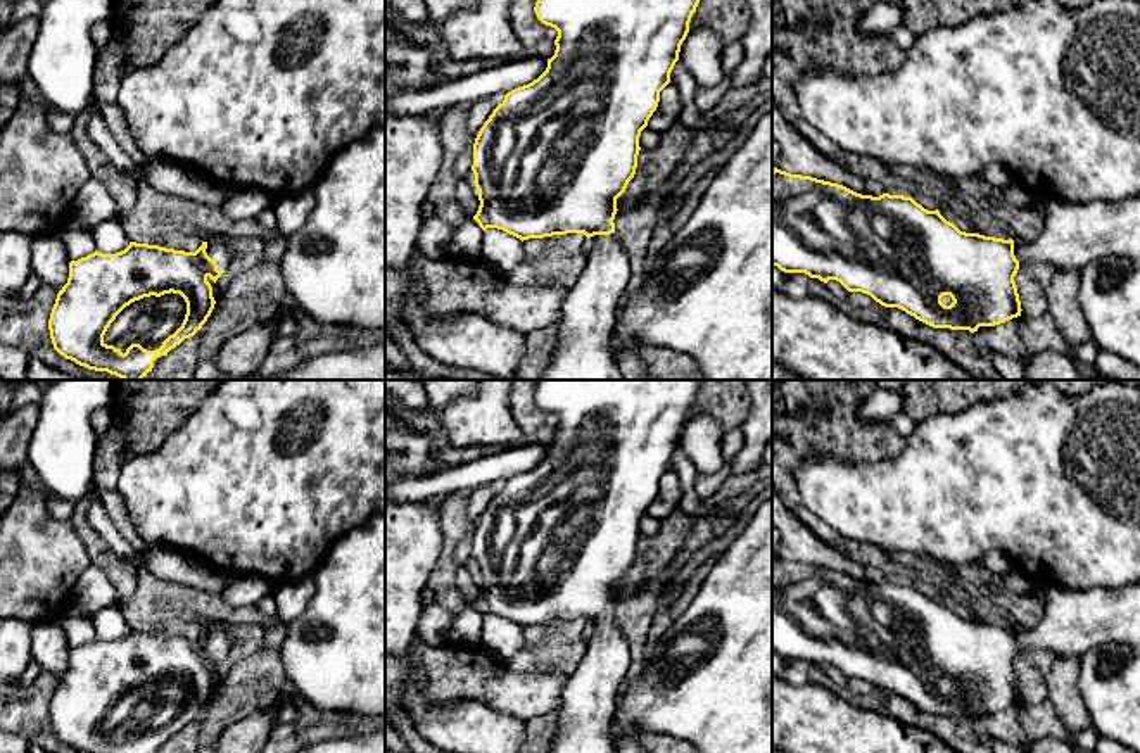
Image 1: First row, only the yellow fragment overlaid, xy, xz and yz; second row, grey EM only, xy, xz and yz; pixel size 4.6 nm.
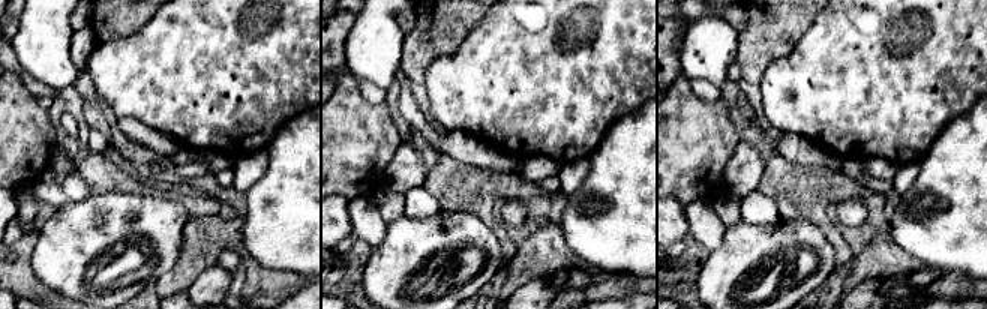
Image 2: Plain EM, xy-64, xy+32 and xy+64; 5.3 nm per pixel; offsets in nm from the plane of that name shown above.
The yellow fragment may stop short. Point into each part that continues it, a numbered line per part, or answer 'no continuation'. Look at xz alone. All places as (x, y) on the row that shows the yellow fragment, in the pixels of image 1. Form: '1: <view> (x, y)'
1: xz (581, 351)

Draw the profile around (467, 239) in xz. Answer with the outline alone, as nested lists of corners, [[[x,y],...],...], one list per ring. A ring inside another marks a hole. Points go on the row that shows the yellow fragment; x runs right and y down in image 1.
[[[466,216],[453,231],[449,254],[468,261],[480,259],[482,240],[484,230],[473,218]]]

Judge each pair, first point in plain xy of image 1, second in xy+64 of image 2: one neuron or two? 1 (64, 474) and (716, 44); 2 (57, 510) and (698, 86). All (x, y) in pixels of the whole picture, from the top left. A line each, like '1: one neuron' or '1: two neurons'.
1: one neuron
2: one neuron

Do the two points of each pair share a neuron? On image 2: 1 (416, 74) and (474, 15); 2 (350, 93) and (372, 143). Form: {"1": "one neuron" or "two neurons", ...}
{"1": "one neuron", "2": "one neuron"}

